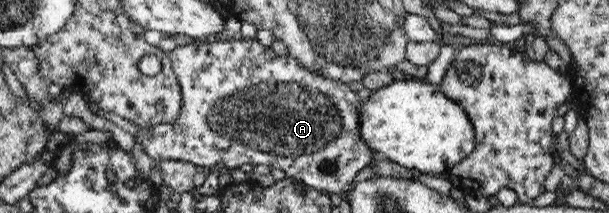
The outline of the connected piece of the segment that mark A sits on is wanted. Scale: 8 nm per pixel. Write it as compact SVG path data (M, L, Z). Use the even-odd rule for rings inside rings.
M257 38L255 40L232 40L232 41L217 41L212 44L200 43L198 41L189 43L183 46L176 46L176 48L169 53L169 59L172 61L172 70L179 81L181 87L181 95L183 95L183 104L181 104L181 112L179 118L172 124L157 124L152 127L142 128L142 131L134 136L135 141L142 142L142 146L146 153L154 160L155 163L164 160L183 160L196 164L200 169L205 170L217 163L223 163L225 171L232 171L237 169L242 164L265 164L271 169L283 170L289 177L296 180L304 181L308 187L319 189L320 191L329 191L332 193L341 194L343 190L352 182L355 175L373 160L373 151L371 147L365 143L365 139L361 137L359 131L359 110L363 101L355 91L351 90L347 83L343 81L336 81L327 79L323 75L318 74L311 69L304 68L297 60L294 60L291 55L278 56L271 47L259 43Z

